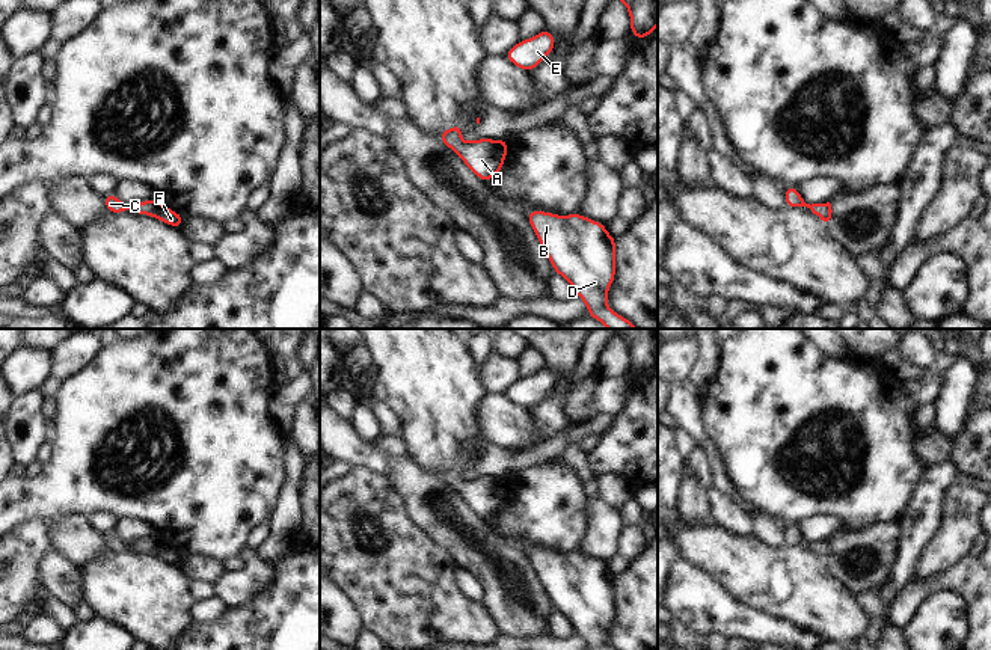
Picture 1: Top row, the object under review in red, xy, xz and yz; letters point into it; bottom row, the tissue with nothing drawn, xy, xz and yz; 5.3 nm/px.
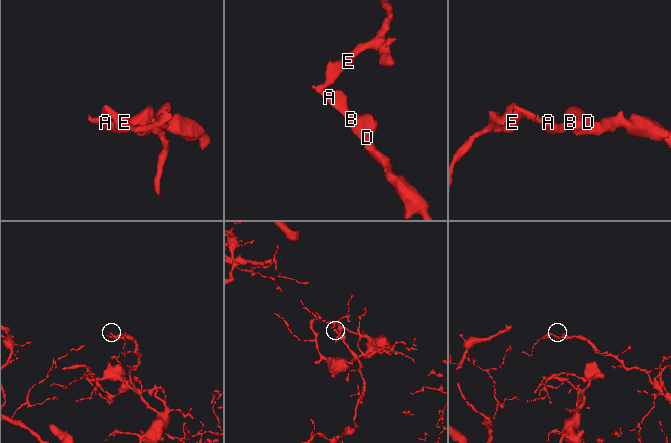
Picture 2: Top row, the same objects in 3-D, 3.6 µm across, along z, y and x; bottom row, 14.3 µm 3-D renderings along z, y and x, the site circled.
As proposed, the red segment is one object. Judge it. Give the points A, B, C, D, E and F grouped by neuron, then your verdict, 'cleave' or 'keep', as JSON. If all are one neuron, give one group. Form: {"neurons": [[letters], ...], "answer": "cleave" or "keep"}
{"neurons": [["A", "B", "C", "D", "E", "F"]], "answer": "keep"}

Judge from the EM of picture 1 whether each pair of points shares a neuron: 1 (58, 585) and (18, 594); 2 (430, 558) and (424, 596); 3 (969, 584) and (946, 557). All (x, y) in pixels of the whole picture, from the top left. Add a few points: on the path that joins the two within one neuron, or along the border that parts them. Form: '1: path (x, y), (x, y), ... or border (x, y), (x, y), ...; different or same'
1: border (42, 555), (36, 566), (39, 591); different
2: path (424, 567), (424, 587); same
3: border (967, 555), (920, 581); different

